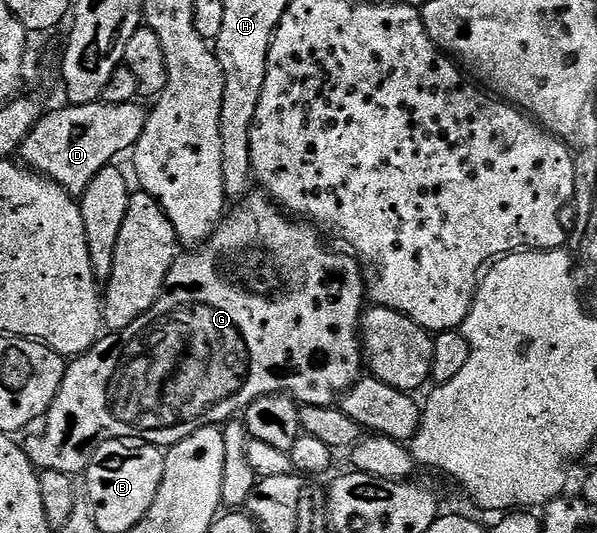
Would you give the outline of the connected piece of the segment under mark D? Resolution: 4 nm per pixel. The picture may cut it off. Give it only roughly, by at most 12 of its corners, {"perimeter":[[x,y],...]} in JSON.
{"perimeter":[[139,101],[41,113],[27,169],[82,195],[135,147]]}

